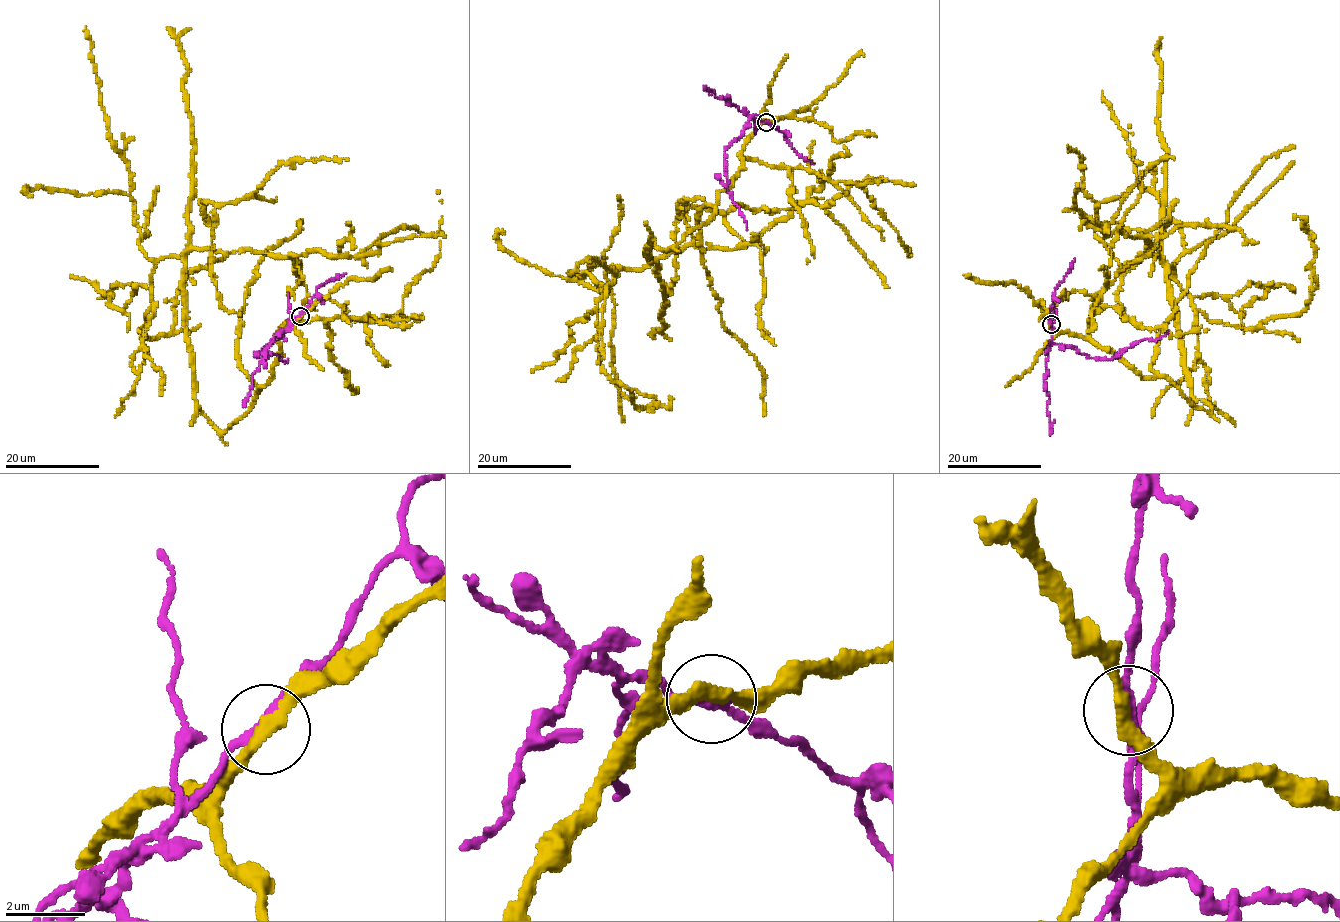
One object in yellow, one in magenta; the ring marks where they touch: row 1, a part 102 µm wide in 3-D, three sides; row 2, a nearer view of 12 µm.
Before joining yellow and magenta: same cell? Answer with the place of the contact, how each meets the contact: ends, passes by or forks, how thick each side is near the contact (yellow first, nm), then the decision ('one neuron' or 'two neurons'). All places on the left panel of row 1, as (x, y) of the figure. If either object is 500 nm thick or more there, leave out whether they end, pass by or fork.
place (300, 316); yellow passes by; magenta passes by; calibres 320 and 200 nm; two neurons

